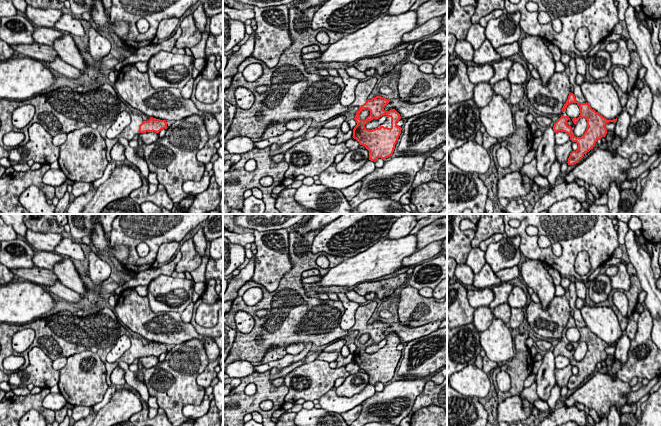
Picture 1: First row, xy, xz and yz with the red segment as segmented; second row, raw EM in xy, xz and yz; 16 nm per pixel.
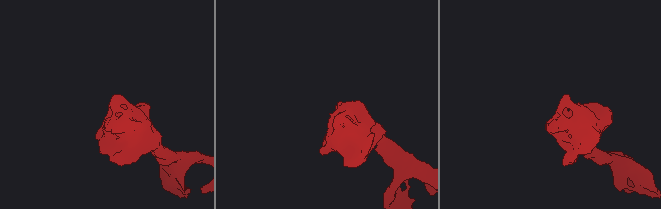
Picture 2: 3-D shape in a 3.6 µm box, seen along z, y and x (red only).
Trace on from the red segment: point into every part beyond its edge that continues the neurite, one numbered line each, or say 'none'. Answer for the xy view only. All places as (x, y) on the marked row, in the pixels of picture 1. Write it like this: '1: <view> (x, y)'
1: xy (60, 109)

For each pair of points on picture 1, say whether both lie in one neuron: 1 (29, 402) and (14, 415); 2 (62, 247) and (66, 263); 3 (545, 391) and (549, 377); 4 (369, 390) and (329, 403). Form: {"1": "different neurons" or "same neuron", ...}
{"1": "same neuron", "2": "different neurons", "3": "same neuron", "4": "same neuron"}

